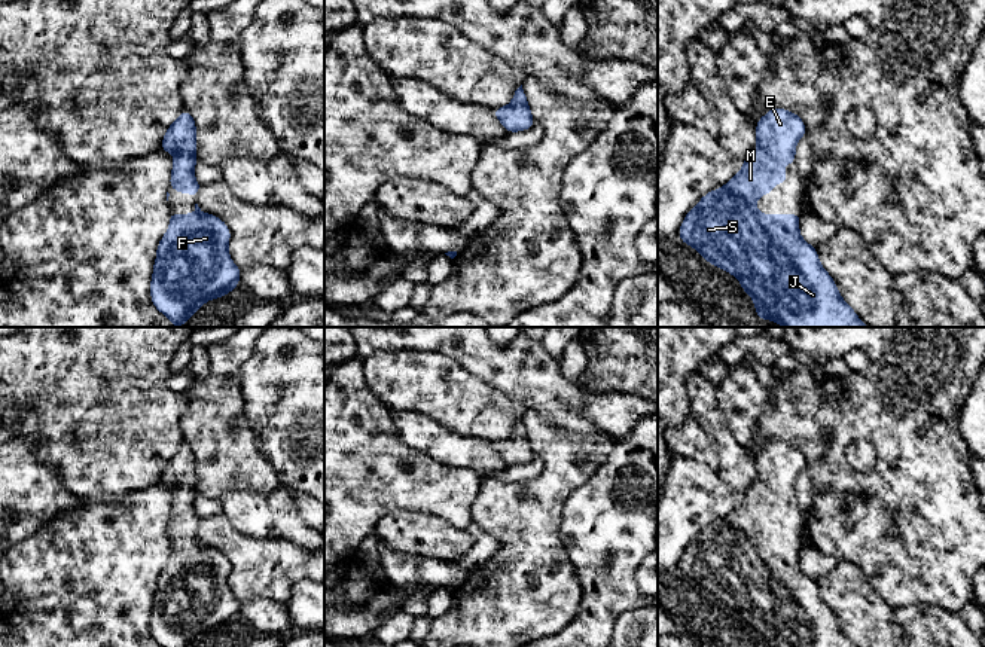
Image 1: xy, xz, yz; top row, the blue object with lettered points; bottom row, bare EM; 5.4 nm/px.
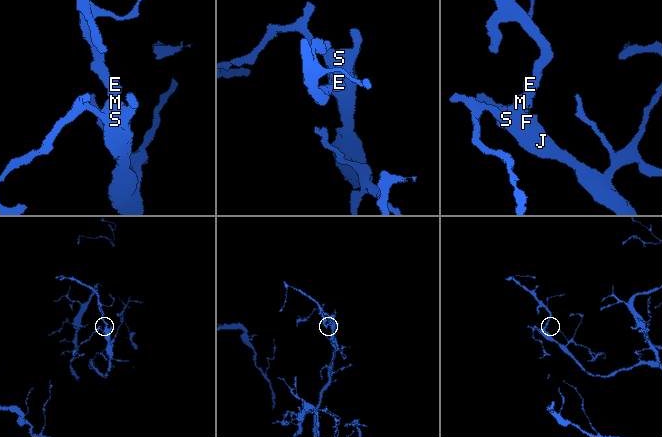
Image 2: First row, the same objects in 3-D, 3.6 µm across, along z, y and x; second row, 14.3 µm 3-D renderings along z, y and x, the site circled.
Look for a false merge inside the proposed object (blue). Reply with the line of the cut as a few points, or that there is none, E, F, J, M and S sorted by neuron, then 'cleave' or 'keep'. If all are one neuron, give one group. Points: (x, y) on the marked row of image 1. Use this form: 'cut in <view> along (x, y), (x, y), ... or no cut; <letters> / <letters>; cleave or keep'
no cut; E F J M S; keep

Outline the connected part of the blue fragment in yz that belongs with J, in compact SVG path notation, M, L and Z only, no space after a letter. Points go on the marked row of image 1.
M771 109L756 122L757 149L744 156L742 168L722 187L705 193L683 219L678 238L693 247L710 265L737 277L754 303L759 320L769 320L783 327L869 327L839 294L830 274L821 266L814 245L808 244L800 232L800 214L763 214L754 204L763 193L774 193L777 183L787 183L787 171L781 164L792 165L796 161L796 144L806 135L800 116L786 109Z

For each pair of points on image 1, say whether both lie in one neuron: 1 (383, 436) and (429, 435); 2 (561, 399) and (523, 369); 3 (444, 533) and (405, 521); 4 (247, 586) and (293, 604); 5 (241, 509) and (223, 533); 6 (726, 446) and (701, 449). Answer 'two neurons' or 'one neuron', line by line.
1: two neurons
2: one neuron
3: one neuron
4: two neurons
5: two neurons
6: two neurons

